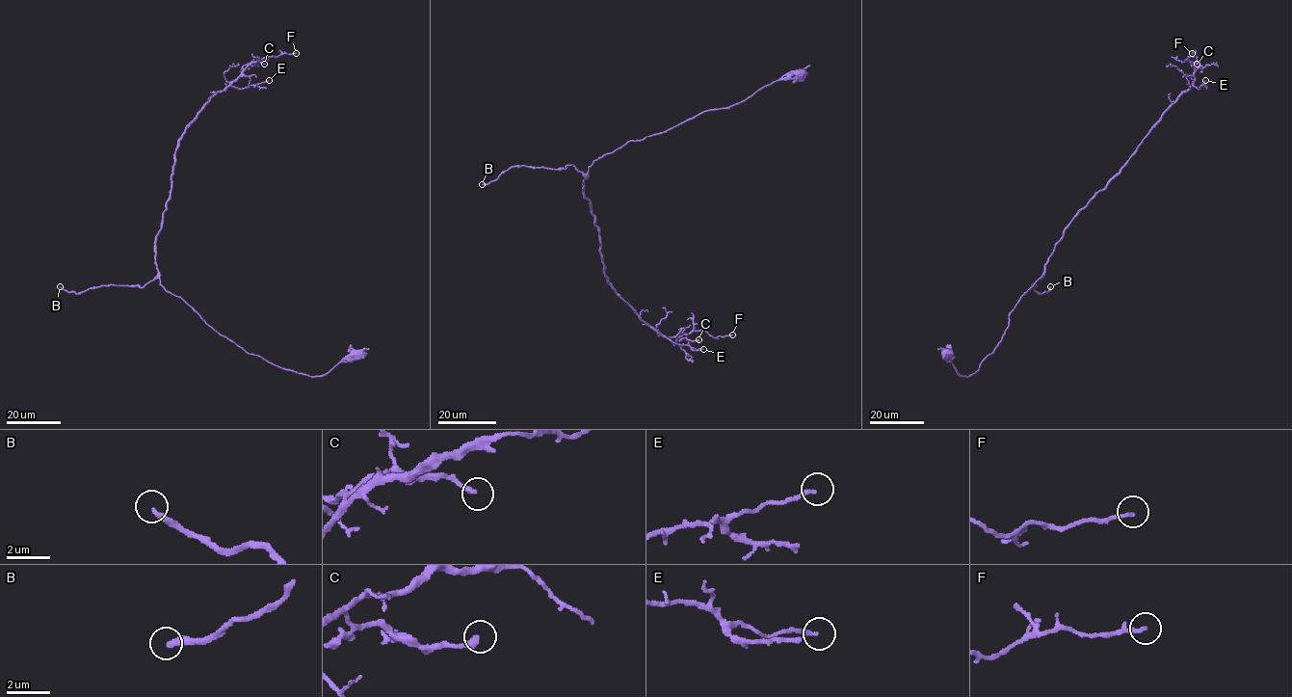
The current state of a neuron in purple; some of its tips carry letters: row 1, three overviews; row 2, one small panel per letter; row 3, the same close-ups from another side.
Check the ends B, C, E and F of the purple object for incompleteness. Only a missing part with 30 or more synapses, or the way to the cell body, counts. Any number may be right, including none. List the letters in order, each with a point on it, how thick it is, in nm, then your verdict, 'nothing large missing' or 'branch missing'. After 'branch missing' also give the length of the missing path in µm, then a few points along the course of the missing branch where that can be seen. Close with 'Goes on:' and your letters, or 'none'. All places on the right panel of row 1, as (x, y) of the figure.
B: at (1050, 286); 280 nm thick; branch missing; about 50 µm are missing; missing branch runs (1050, 286), (1066, 274), (1065, 276), (1070, 275), (1068, 279), (1063, 280), (1068, 274), (1069, 265), (1095, 244)
C: at (1197, 64); 260 nm thick; nothing large missing
E: at (1205, 80); 180 nm thick; nothing large missing
F: at (1192, 53); 160 nm thick; nothing large missing
Goes on: B

